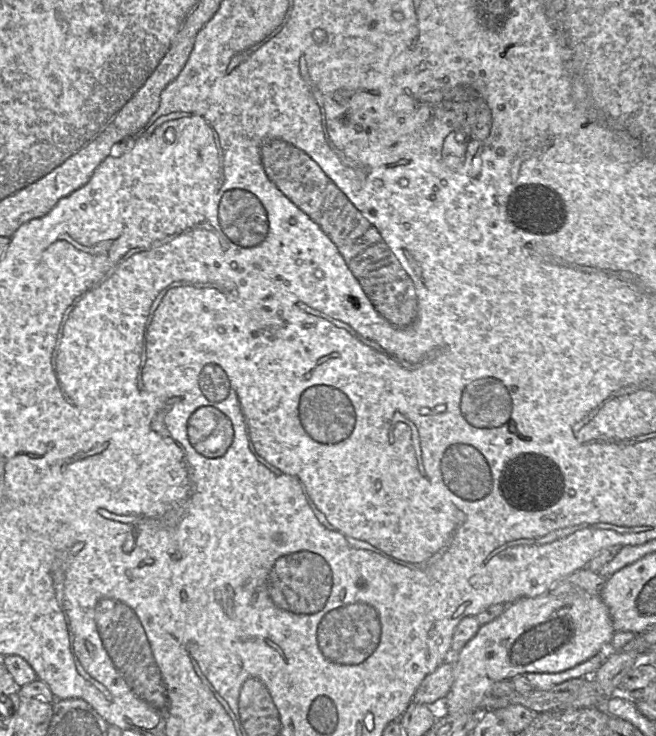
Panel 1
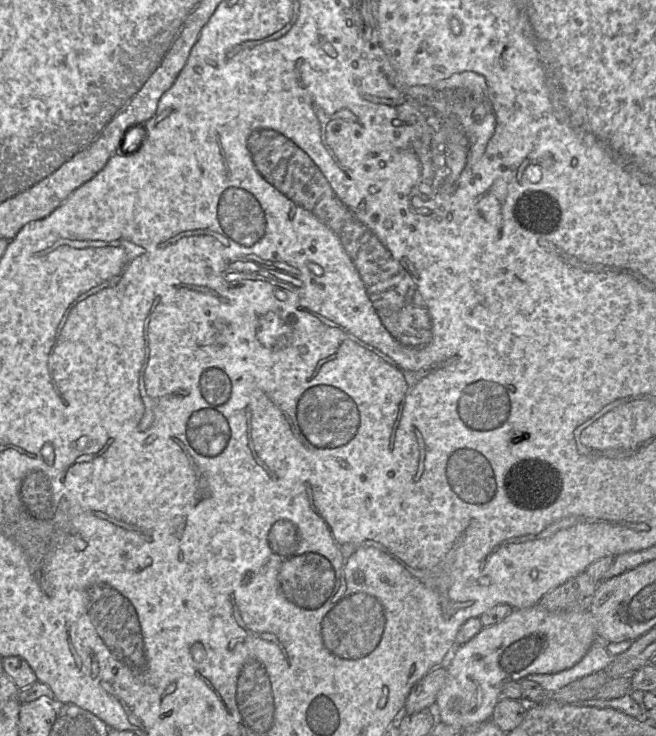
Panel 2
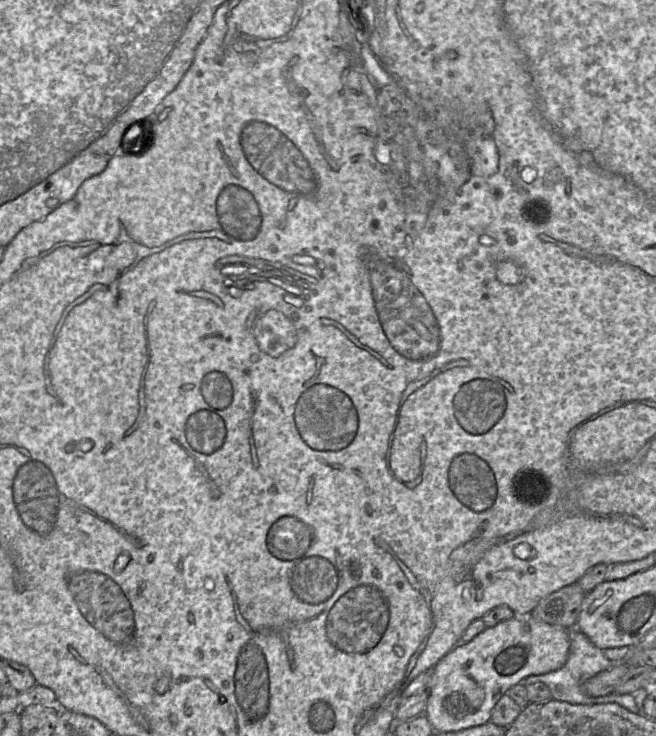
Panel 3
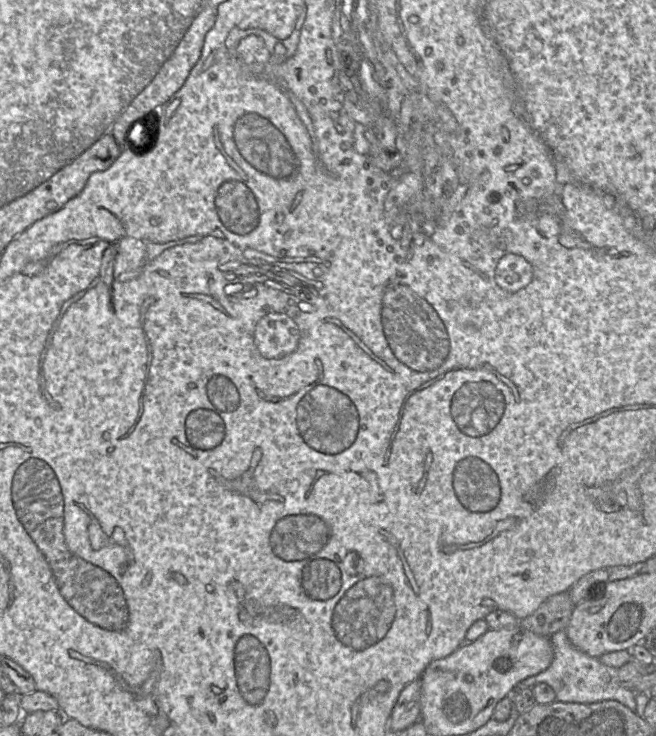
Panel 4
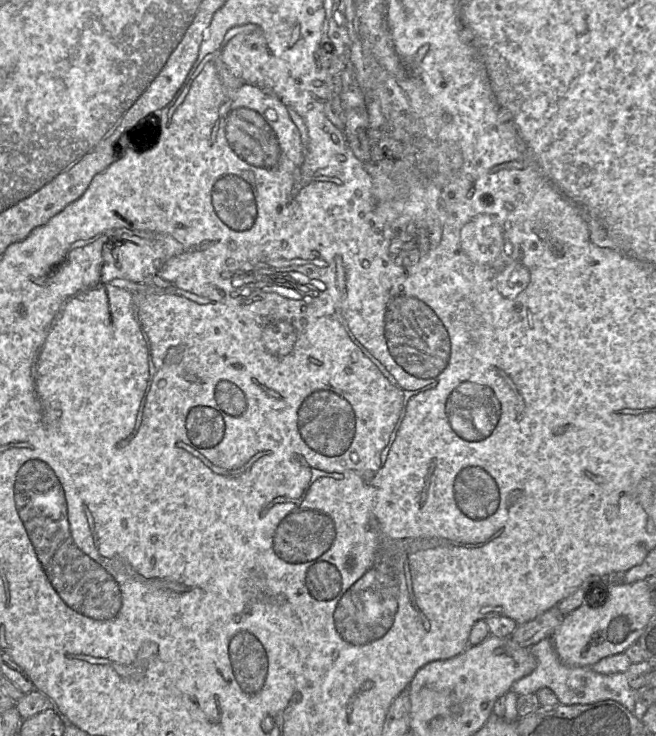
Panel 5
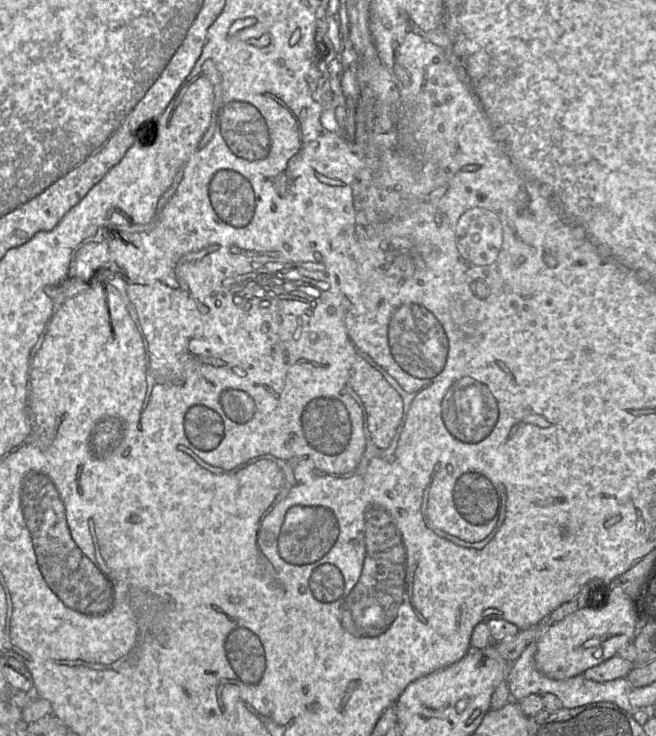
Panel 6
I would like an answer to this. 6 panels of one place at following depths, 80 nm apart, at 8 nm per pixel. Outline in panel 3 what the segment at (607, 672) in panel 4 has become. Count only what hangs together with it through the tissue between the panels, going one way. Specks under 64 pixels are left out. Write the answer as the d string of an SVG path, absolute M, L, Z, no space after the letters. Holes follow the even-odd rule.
M576 624L575 627L569 627L566 629L568 630L568 635L570 639L569 653L566 663L557 670L541 675L531 675L524 678L519 683L527 686L535 682L541 682L549 688L554 700L565 701L571 704L585 705L616 703L626 708L628 711L638 714L639 709L631 694L611 693L605 696L592 697L584 694L581 691L581 686L589 678L593 677L601 671L612 668L615 664L620 662L613 662L609 660L604 655L603 650L593 644L591 640L576 627Z

